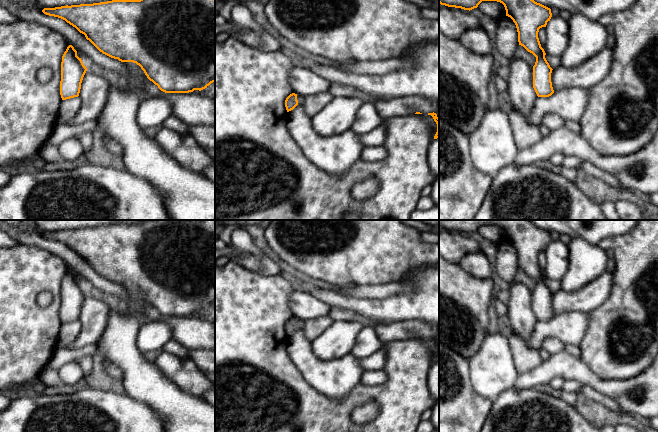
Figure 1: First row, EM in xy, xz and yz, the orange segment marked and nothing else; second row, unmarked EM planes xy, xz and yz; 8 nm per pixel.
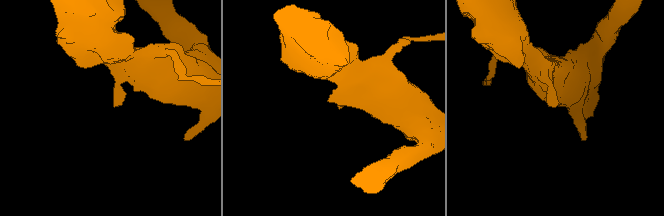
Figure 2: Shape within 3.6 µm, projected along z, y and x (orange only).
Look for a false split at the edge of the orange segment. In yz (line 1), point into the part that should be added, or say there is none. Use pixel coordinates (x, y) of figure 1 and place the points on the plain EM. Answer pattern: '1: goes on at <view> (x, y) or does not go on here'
1: does not go on here

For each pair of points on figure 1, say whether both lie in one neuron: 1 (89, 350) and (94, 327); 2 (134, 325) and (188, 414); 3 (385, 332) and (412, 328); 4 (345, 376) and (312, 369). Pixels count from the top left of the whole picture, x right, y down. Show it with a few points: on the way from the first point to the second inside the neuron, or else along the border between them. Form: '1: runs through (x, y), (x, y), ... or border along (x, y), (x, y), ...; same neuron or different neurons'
1: border along (95, 343), (90, 343), (80, 348), (67, 349); different neurons
2: runs through (129, 348), (129, 359), (165, 395); same neuron
3: runs through (392, 332), (405, 330); same neuron
4: runs through (337, 376), (320, 374); same neuron

